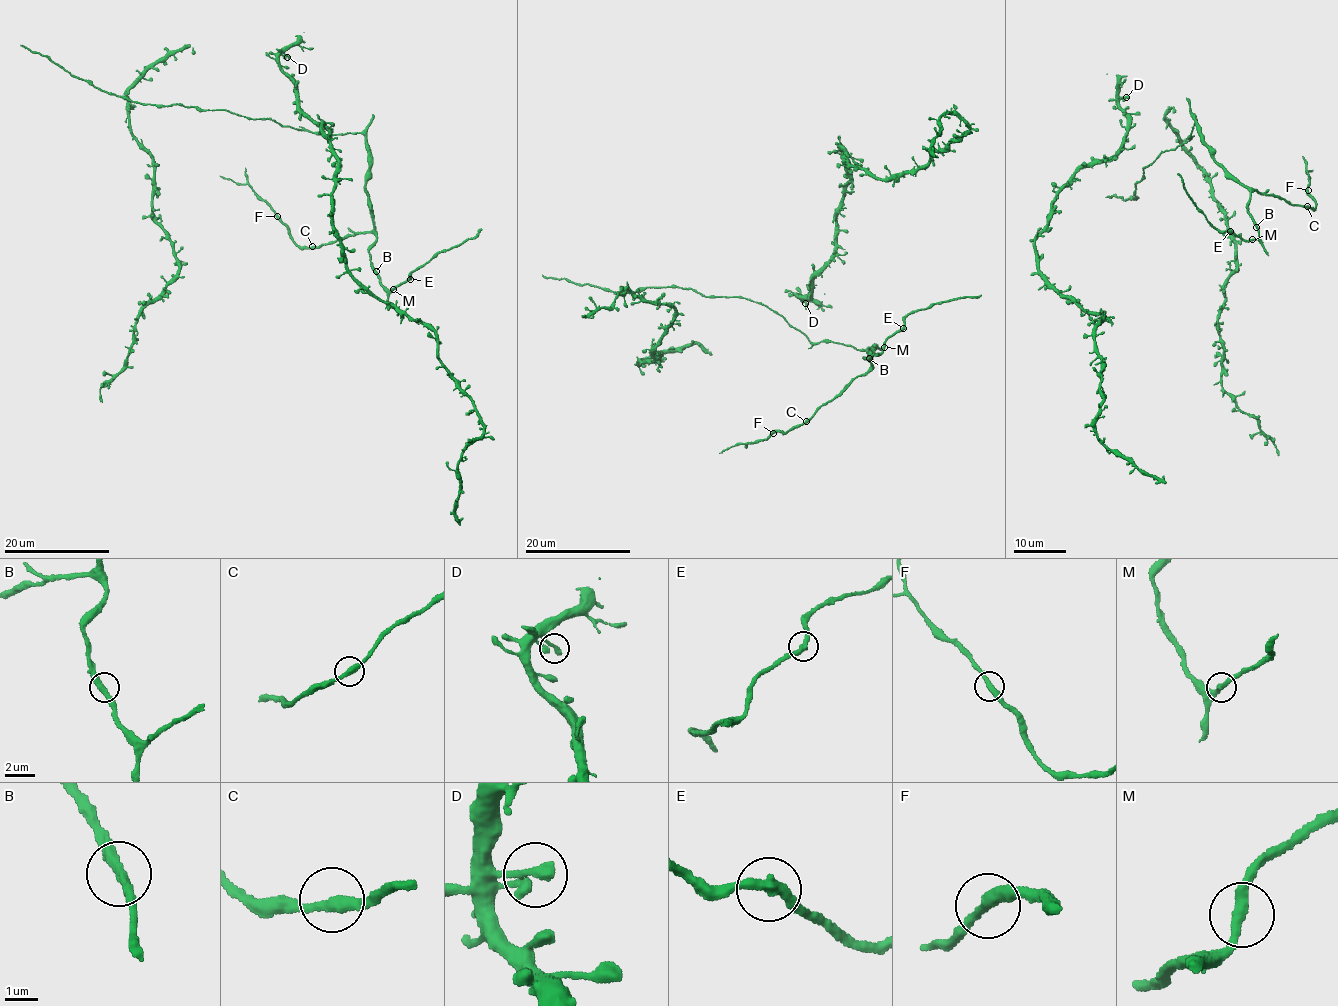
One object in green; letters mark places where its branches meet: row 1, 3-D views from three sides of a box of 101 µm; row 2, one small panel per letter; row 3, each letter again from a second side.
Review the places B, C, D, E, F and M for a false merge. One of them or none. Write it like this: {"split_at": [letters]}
{"split_at": []}

